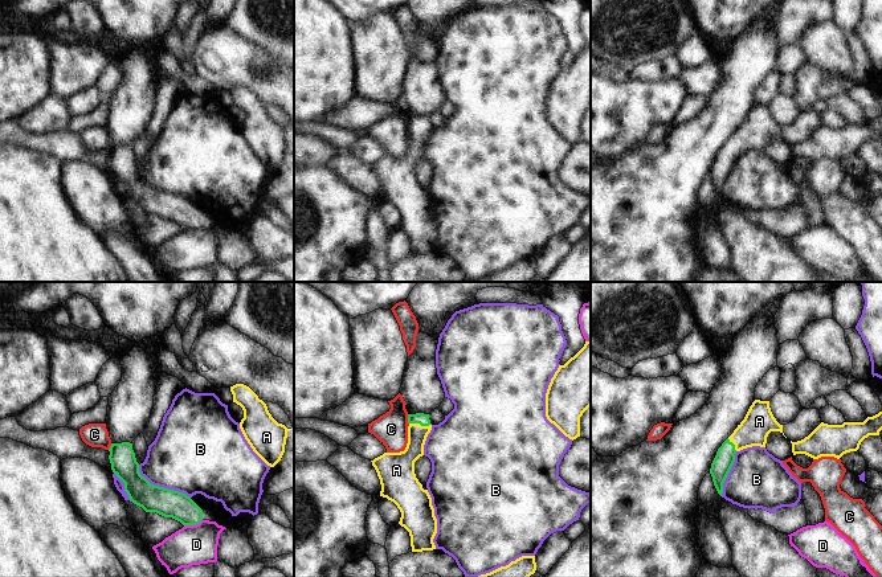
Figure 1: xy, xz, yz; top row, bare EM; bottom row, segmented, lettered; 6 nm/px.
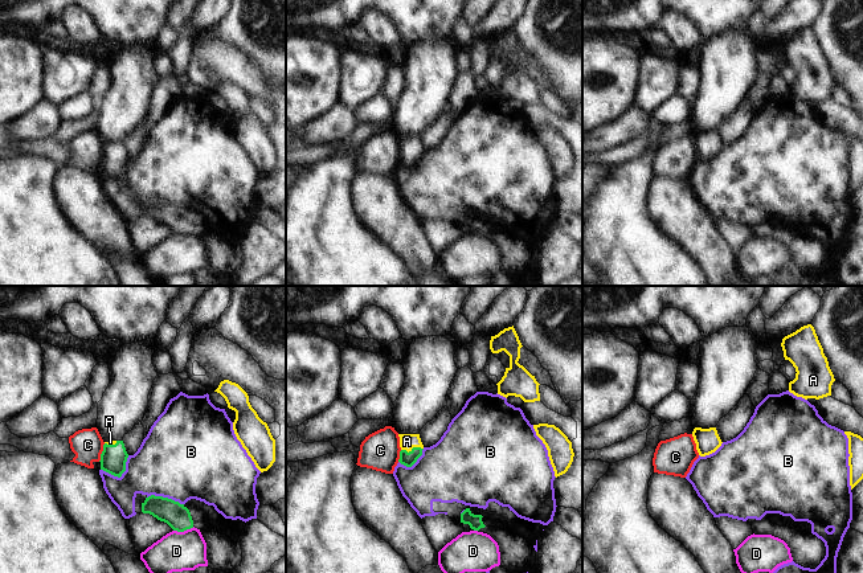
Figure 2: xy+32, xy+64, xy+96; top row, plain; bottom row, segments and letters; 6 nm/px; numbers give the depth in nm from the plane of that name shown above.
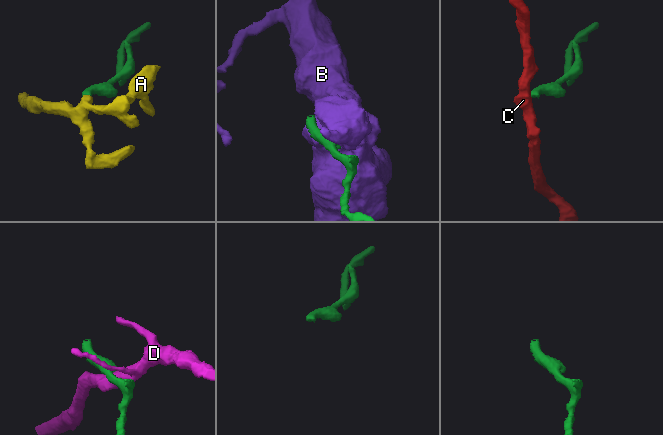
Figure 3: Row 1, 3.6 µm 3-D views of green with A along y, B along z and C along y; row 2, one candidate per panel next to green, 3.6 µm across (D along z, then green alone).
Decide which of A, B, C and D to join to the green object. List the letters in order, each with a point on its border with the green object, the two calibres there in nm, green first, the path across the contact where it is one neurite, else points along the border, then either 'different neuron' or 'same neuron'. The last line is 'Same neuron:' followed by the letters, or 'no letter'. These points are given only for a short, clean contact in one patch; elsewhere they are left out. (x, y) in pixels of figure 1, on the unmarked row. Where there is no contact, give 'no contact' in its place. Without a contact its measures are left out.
A: xz (420, 127) | 70/130 nm | across xz (421, 122), (420, 127), (415, 152), (404, 164) | same neuron
B: xy (160, 191) | 170/440 nm | different neuron
C: xz (408, 123) | 70/200 nm | along xz (407, 118), (408, 127) | different neuron
D: xy (192, 228) | 170/240 nm | different neuron
Same neuron: A

